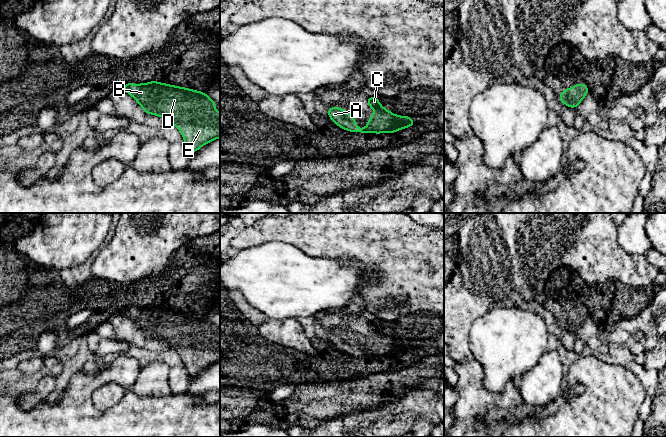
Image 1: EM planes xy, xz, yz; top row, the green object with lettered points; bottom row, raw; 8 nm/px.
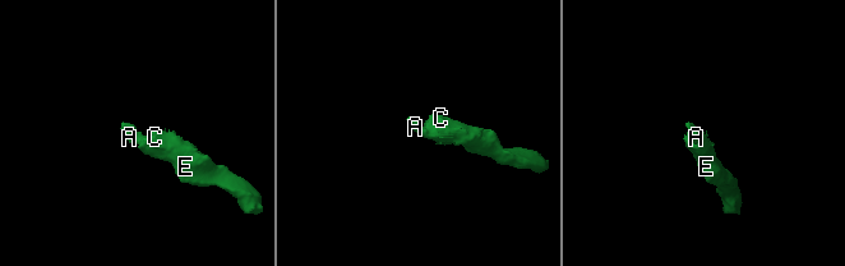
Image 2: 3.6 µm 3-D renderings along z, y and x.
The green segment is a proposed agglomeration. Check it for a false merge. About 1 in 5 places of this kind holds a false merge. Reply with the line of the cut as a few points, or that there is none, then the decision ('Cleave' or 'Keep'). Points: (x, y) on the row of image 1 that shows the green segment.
No split. Keep

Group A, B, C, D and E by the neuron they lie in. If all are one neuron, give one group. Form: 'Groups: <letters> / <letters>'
Groups: A B C D E

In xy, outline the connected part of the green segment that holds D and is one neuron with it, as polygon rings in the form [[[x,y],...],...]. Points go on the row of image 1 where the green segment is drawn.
[[[150,81],[146,84],[131,84],[127,82],[122,88],[130,94],[147,114],[167,118],[181,132],[184,143],[193,154],[204,144],[220,138],[220,112],[215,112],[216,101],[206,95],[185,87]]]

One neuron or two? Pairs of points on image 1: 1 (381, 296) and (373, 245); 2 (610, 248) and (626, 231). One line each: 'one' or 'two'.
1: one
2: two

